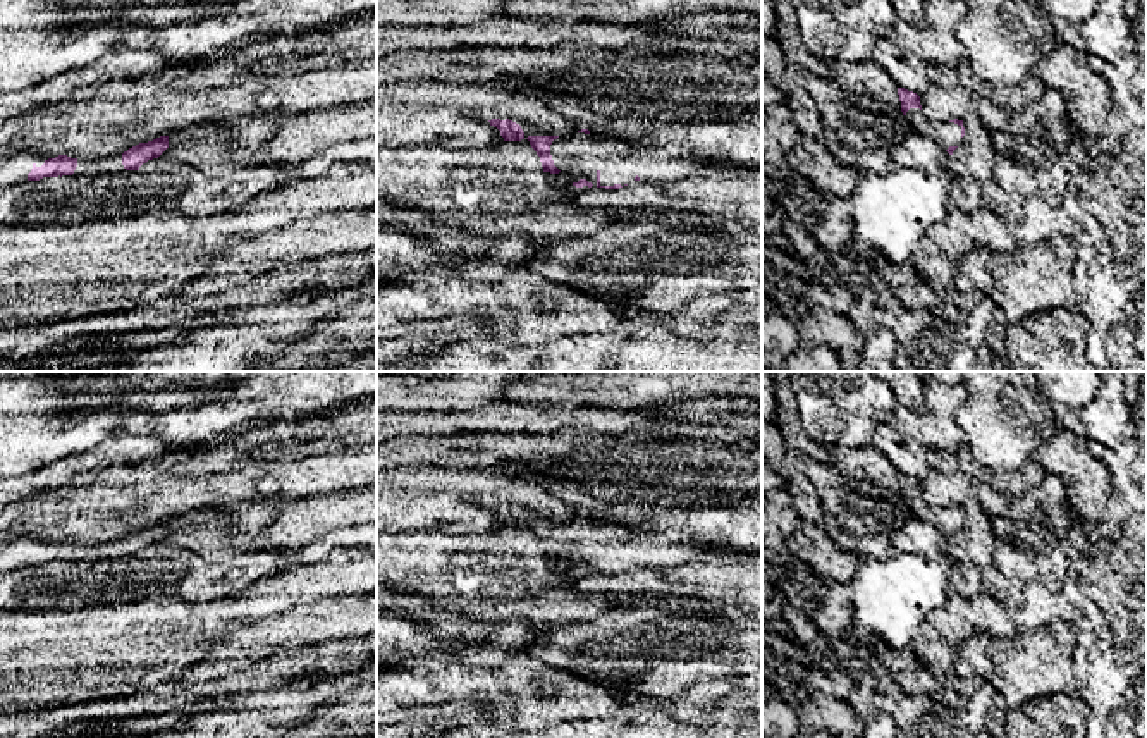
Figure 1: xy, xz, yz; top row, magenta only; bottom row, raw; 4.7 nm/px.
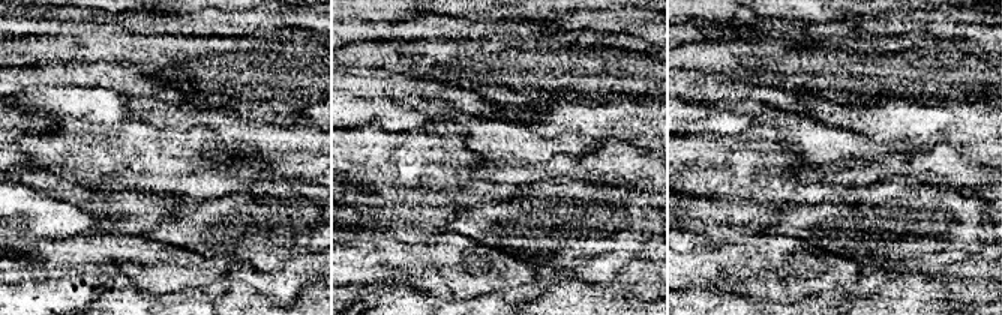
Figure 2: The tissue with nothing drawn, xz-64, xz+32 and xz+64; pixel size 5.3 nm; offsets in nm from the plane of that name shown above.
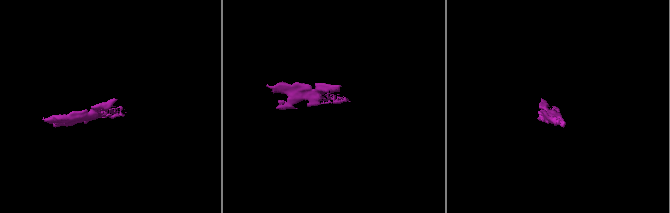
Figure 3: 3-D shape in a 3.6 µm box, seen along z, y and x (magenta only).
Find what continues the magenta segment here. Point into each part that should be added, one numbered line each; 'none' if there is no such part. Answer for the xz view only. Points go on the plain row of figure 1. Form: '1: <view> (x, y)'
1: xz (580, 541)

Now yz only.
1: yz (946, 520)

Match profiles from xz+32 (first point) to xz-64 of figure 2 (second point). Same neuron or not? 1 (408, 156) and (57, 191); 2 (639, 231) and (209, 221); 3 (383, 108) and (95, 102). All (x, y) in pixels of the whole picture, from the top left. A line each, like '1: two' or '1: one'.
1: two
2: one
3: one

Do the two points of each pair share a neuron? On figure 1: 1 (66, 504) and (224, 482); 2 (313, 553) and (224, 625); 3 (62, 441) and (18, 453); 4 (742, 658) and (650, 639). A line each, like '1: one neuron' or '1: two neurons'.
1: one neuron
2: two neurons
3: one neuron
4: one neuron

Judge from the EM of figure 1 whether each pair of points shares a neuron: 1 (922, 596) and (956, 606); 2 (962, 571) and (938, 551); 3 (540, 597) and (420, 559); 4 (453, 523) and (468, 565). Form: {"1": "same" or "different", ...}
{"1": "different", "2": "same", "3": "same", "4": "different"}

